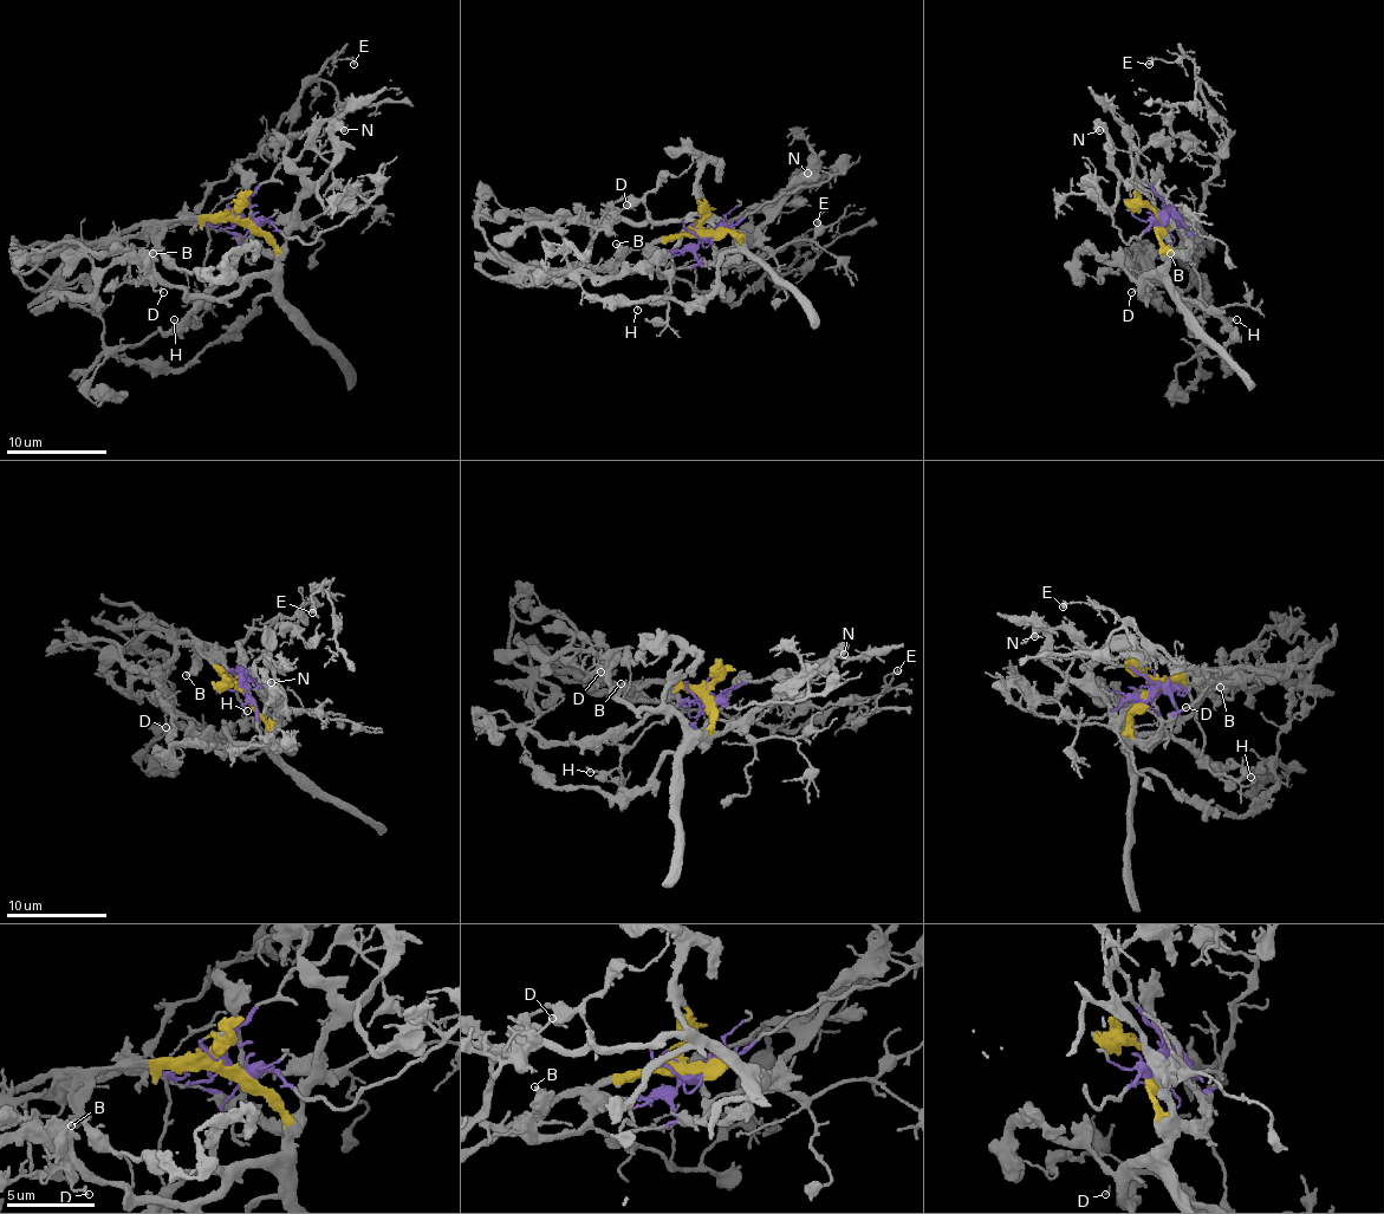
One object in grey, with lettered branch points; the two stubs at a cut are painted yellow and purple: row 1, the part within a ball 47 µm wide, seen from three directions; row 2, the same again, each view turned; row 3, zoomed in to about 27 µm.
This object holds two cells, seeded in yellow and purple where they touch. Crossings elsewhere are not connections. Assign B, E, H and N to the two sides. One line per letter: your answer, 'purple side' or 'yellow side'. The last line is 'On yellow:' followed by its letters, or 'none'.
B: yellow side
E: purple side
H: purple side
N: yellow side
On yellow: B, N

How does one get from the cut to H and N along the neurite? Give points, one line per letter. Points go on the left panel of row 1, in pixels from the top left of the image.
H: (245, 221), (234, 214), (223, 214), (209, 228), (203, 264), (209, 299), (199, 317), (174, 319)
N: (245, 221), (274, 246), (283, 244), (294, 206), (332, 163), (335, 128), (340, 125), (345, 130)

